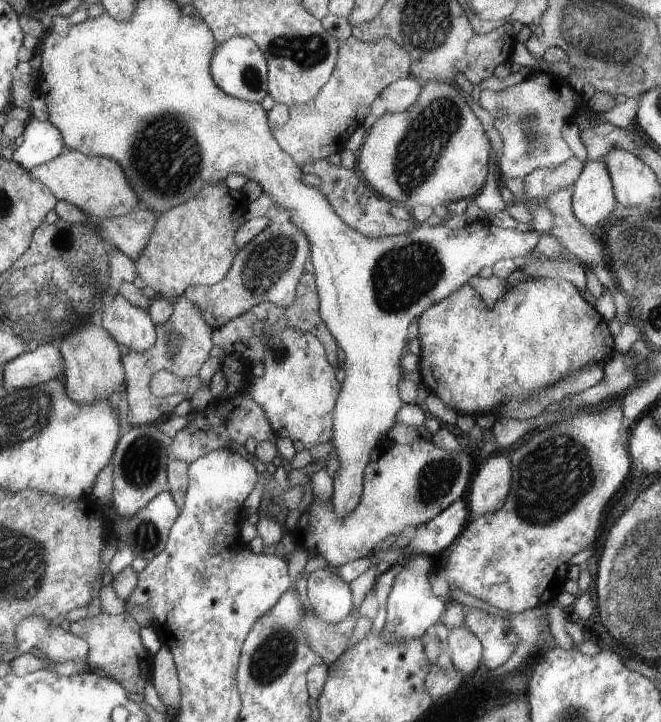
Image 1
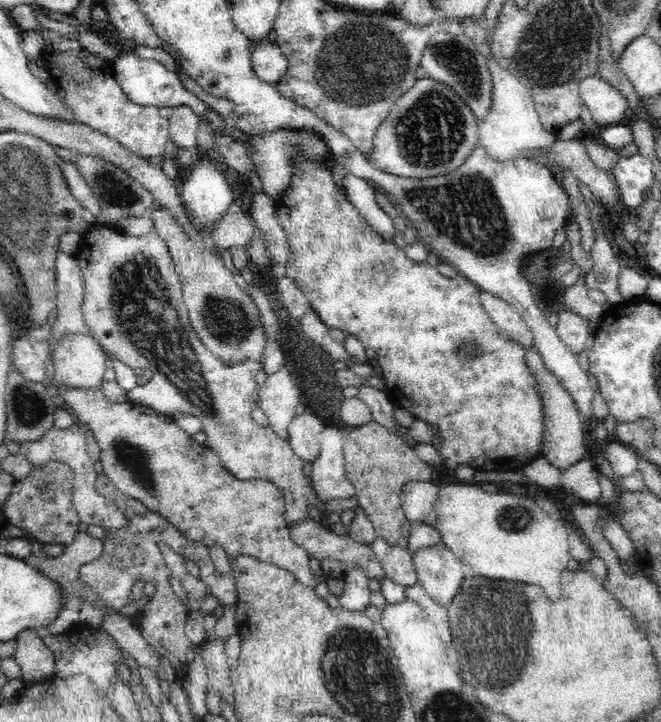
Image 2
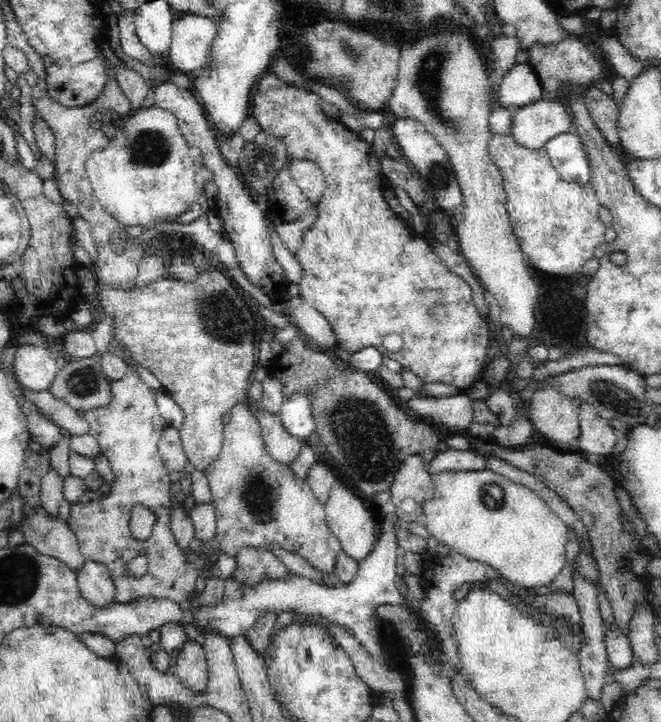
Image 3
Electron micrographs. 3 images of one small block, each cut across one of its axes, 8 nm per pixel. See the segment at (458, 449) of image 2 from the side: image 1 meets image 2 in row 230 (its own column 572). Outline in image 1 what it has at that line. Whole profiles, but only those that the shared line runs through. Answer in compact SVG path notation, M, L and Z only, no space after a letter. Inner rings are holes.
M523 280L509 284L503 296L487 308L481 296L471 286L461 286L455 294L443 298L423 312L423 318L417 320L417 332L421 338L419 352L419 384L435 394L441 404L455 410L457 416L469 414L471 418L489 416L503 406L507 398L525 400L537 390L543 390L557 382L563 376L577 372L589 362L607 362L615 354L613 336L607 330L607 322L591 308L577 288L563 280Z

